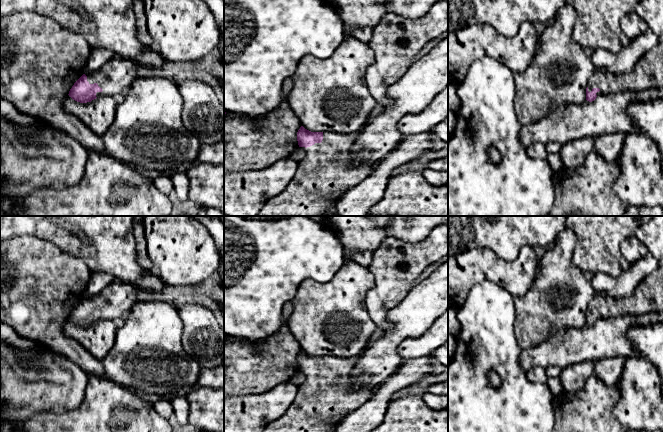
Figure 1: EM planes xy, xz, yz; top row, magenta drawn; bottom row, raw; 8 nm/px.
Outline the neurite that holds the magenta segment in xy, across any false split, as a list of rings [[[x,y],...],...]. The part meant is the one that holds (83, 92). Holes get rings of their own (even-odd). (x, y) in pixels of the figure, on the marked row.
[[[114,56],[95,73],[83,74],[68,95],[80,103],[91,102],[99,96],[118,98],[123,89],[140,78],[137,72],[139,66],[143,65],[132,59]]]

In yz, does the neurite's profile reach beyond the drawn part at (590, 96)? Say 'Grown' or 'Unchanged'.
Grown

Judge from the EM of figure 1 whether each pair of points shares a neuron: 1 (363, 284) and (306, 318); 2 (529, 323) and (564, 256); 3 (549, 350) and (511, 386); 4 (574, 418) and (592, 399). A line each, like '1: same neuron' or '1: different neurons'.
1: same neuron
2: same neuron
3: different neurons
4: same neuron

